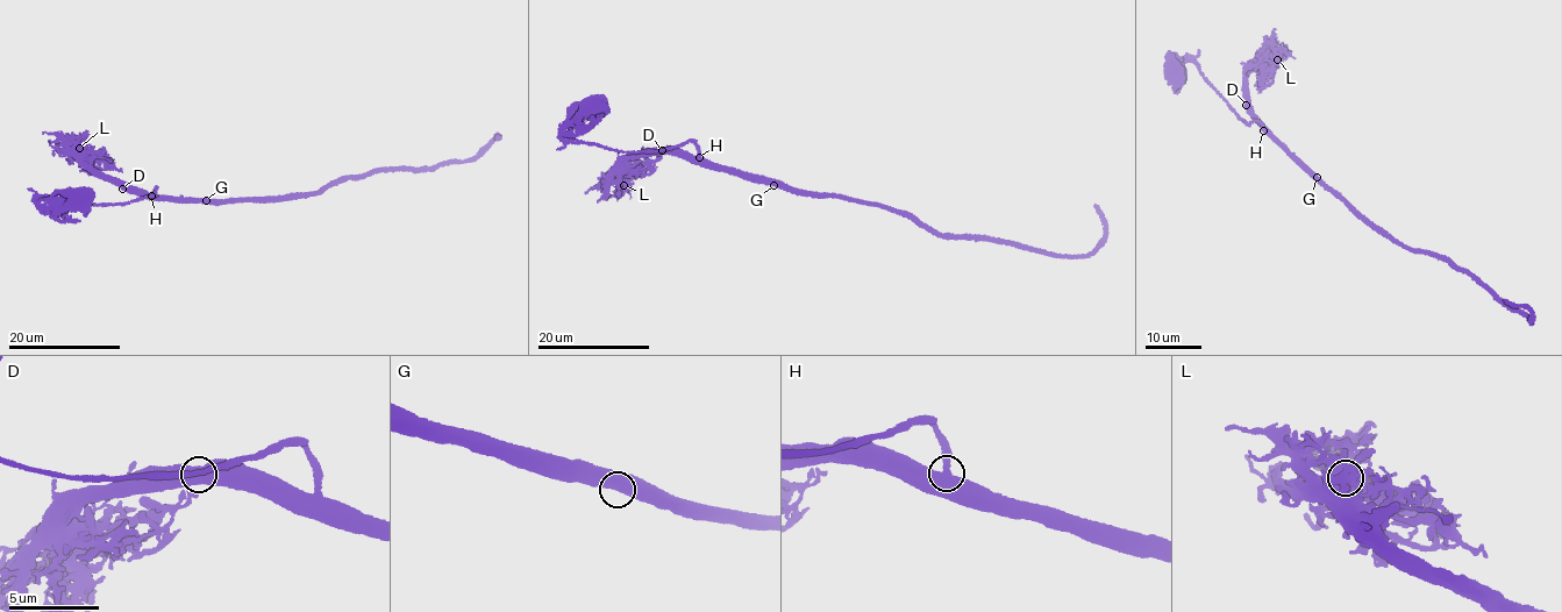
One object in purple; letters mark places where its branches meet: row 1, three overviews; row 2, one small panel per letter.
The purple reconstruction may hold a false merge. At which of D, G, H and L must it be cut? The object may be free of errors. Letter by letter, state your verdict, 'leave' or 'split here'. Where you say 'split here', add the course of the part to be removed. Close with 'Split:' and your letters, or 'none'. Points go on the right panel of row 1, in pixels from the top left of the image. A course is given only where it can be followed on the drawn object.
D: leave
G: leave
H: leave
L: leave
Split: none

